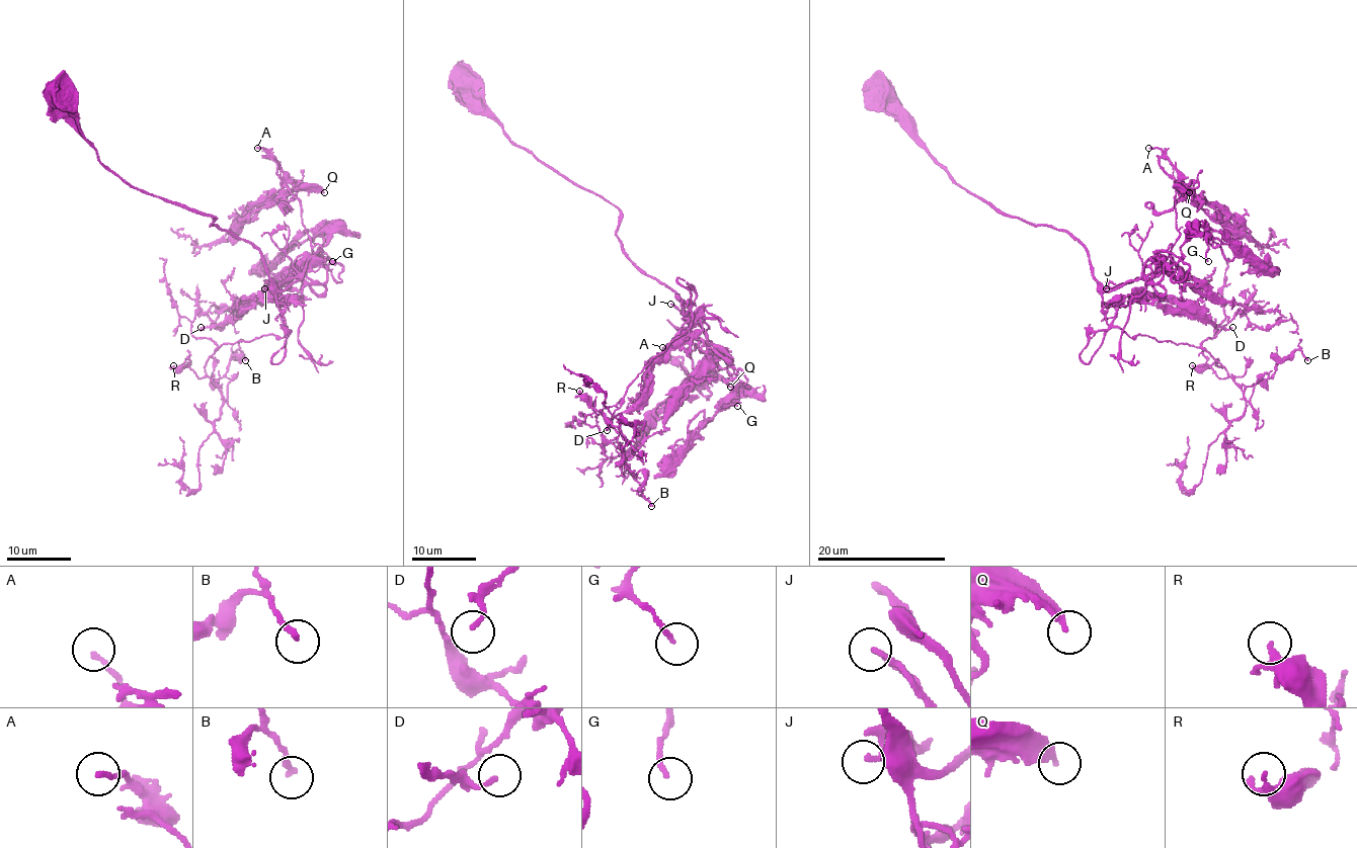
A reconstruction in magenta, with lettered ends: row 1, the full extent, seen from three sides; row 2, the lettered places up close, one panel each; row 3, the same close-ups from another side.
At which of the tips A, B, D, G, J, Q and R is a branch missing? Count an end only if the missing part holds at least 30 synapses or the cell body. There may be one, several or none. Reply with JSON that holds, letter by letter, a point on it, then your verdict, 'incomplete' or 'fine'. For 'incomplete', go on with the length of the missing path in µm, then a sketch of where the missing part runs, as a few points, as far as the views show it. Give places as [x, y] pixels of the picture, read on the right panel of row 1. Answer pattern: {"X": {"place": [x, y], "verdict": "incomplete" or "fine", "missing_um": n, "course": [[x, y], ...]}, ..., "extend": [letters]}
{"A": {"place": [1148, 148], "verdict": "fine"}, "B": {"place": [1307, 360], "verdict": "fine"}, "D": {"place": [1232, 327], "verdict": "fine"}, "G": {"place": [1208, 261], "verdict": "fine"}, "J": {"place": [1106, 288], "verdict": "fine"}, "Q": {"place": [1189, 192], "verdict": "fine"}, "R": {"place": [1192, 365], "verdict": "fine"}, "extend": []}

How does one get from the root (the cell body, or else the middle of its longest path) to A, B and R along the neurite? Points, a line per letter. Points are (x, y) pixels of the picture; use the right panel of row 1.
A: (886, 88), (961, 187), (1003, 214), (1063, 229), (1106, 290), (1137, 279), (1179, 234), (1173, 164), (1148, 148)
B: (886, 88), (961, 187), (1088, 252), (1109, 324), (1203, 348), (1245, 387), (1272, 356), (1307, 360)
R: (886, 88), (961, 187), (1088, 252), (1109, 324), (1203, 348), (1227, 375), (1192, 365)

